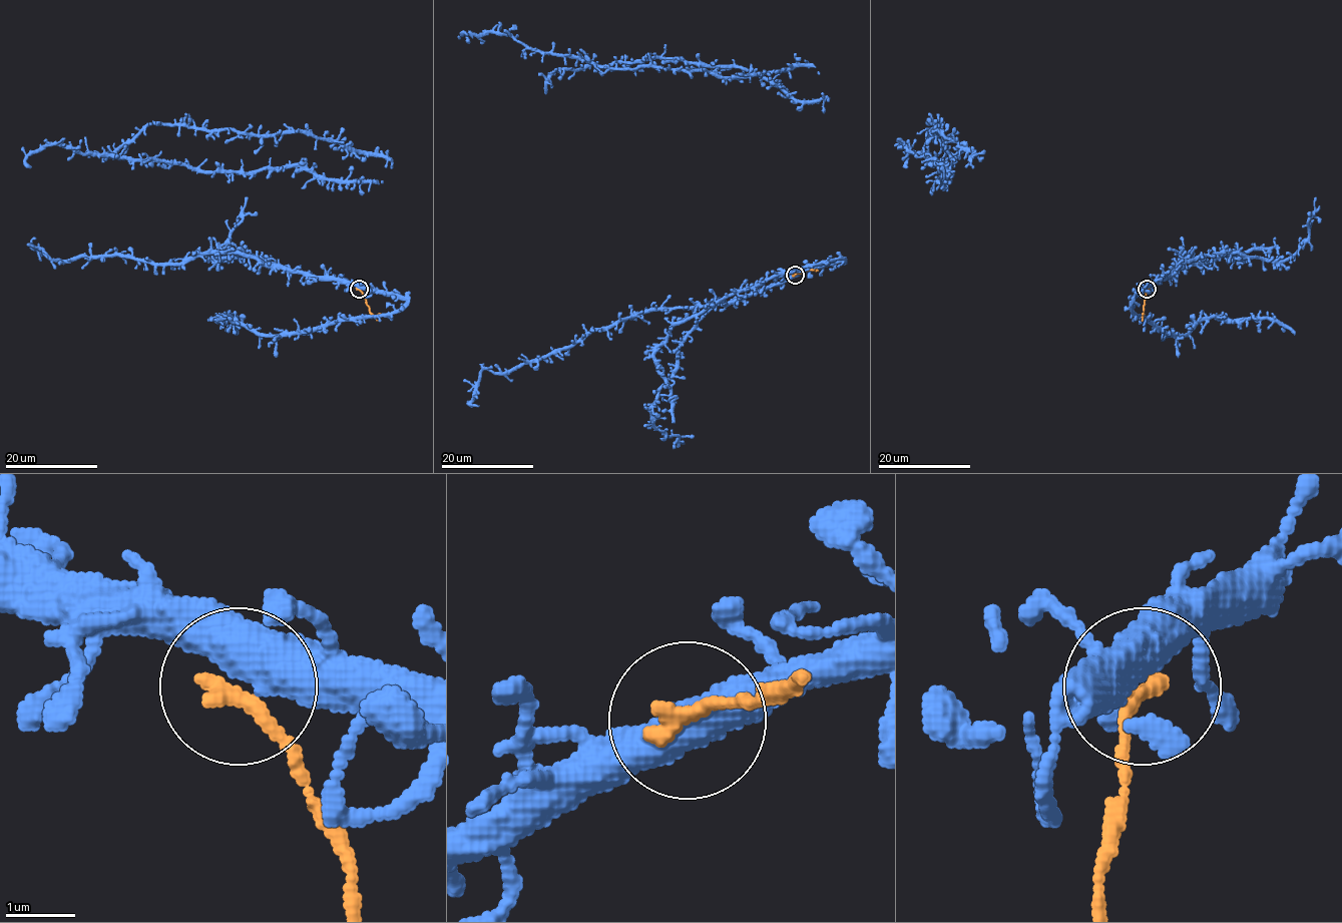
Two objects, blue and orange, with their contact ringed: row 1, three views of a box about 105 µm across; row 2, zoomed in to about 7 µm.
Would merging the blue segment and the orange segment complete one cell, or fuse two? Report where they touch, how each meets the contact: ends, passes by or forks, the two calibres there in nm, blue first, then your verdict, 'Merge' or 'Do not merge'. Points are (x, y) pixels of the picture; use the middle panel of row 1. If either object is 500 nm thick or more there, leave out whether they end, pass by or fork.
Place: (795, 275). Thickness 550 nm (blue) against 280 nm. Do not merge

